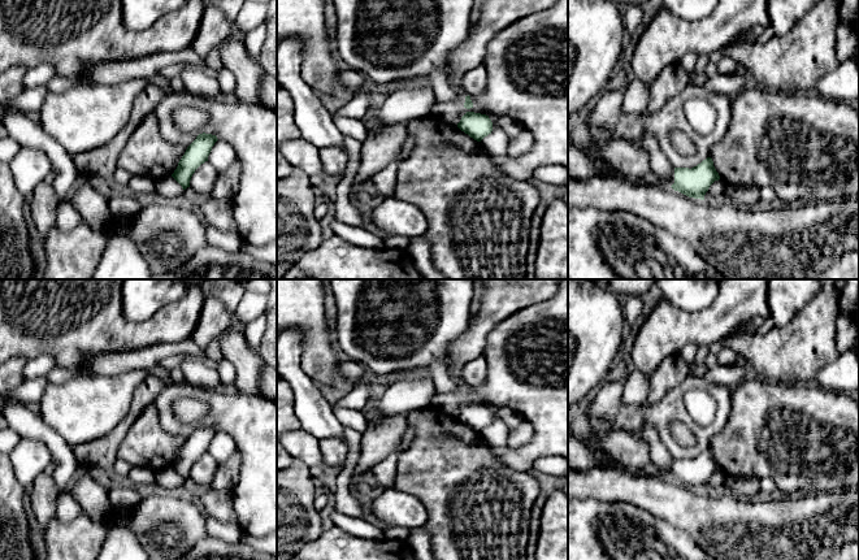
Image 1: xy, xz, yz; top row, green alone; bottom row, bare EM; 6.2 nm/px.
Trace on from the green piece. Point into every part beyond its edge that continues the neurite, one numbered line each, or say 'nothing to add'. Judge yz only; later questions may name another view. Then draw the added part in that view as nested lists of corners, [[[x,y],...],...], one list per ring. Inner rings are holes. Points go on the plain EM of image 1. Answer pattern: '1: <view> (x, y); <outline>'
1: yz (582, 456); [[[573,434],[568,435],[568,470],[587,473],[594,469],[616,469],[635,478],[661,477],[671,478],[674,468],[667,474],[663,469],[650,463],[645,468],[626,468],[616,464],[598,446],[587,443]]]

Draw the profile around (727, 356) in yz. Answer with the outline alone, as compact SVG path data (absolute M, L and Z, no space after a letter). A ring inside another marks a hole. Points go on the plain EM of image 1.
M723 347L717 353L719 366L733 366L737 363L737 355L732 348Z

